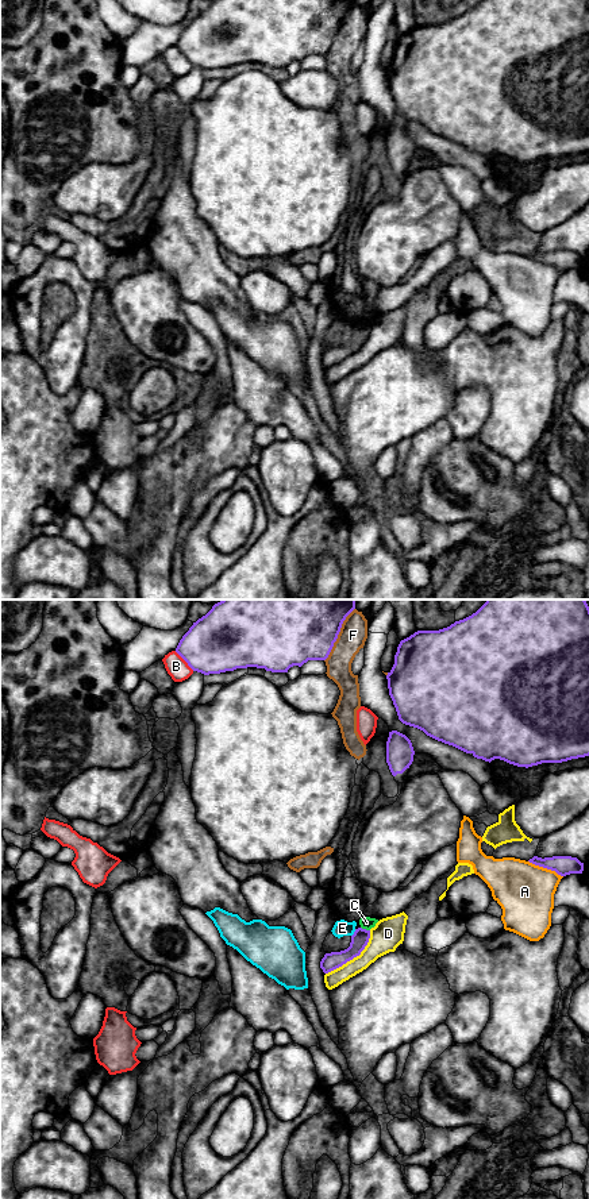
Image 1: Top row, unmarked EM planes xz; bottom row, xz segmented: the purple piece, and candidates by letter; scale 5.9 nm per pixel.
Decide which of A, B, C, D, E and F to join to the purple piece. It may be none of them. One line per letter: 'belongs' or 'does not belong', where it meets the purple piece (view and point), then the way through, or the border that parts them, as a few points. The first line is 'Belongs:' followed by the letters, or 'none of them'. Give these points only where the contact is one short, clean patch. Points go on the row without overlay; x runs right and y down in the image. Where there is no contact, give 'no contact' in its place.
Belongs: none of them
A: does not belong | xz (546, 262)
B: does not belong | xz (184, 54)
C: does not belong | xz (365, 324) | along xz (361, 322), (369, 326)
D: does not belong | xz (354, 351)
E: does not belong | xz (354, 328)
F: does not belong | xz (338, 29)

